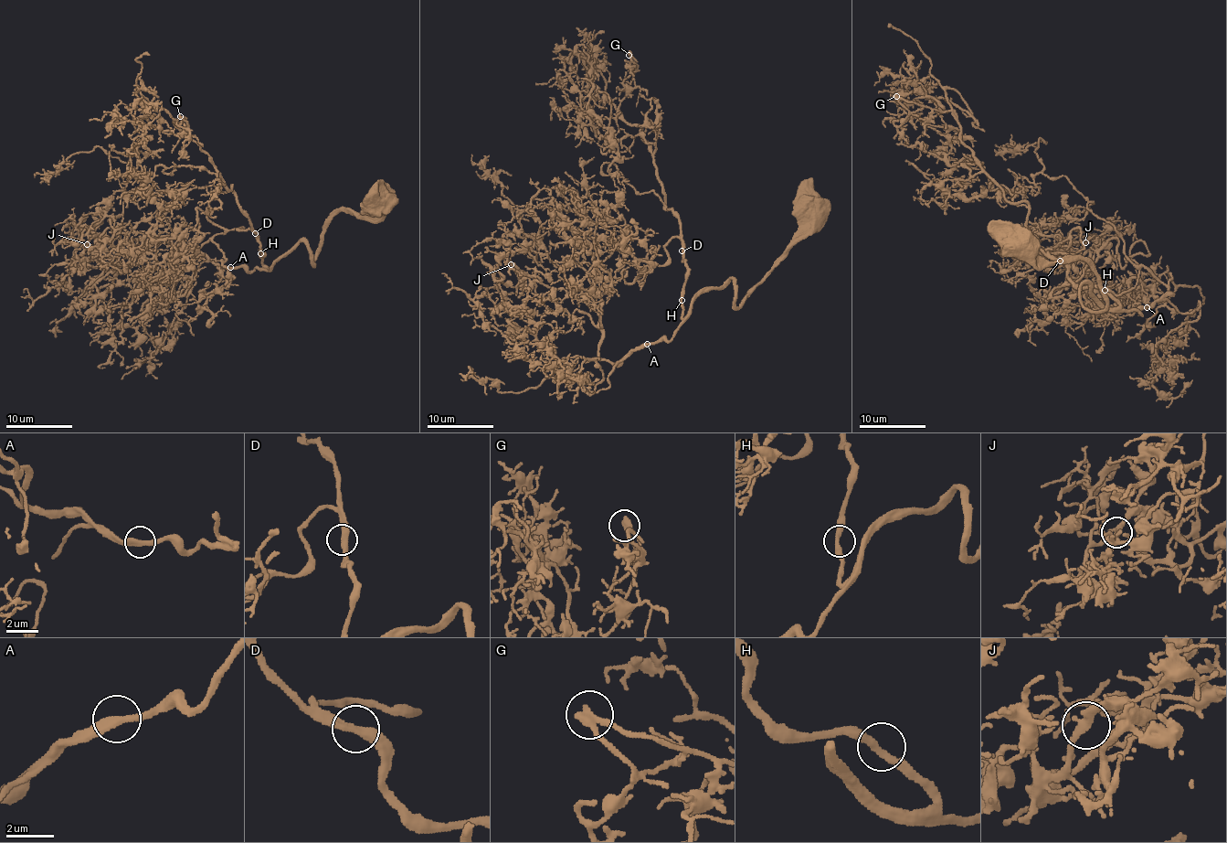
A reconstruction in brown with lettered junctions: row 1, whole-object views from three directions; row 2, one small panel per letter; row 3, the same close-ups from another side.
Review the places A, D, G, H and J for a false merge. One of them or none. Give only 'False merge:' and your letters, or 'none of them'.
False merge: none of them

